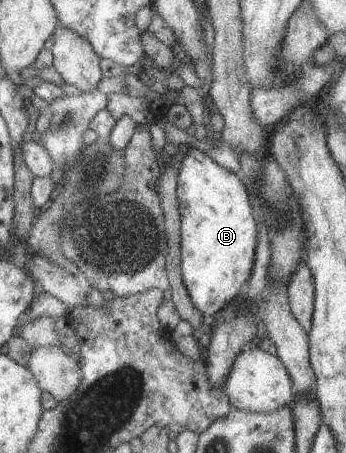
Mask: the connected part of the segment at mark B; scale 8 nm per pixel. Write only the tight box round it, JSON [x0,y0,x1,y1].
[175,148,258,316]

